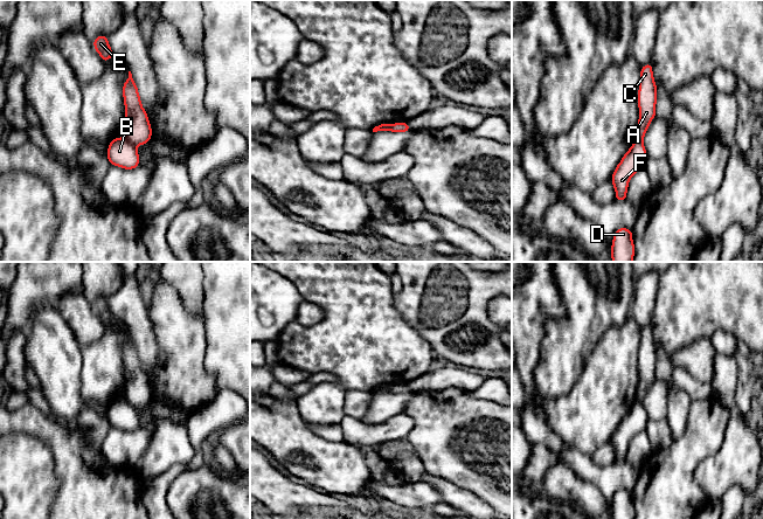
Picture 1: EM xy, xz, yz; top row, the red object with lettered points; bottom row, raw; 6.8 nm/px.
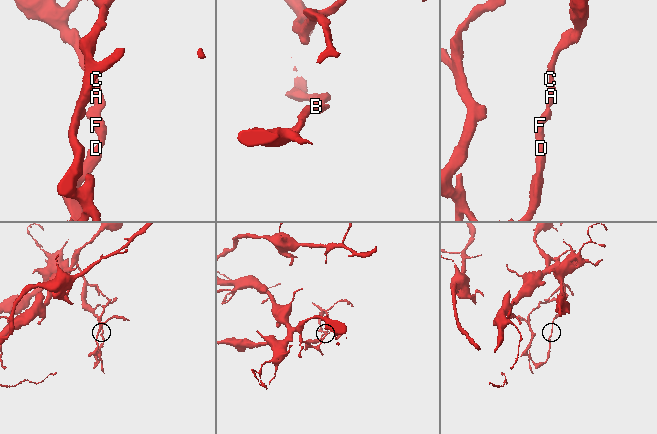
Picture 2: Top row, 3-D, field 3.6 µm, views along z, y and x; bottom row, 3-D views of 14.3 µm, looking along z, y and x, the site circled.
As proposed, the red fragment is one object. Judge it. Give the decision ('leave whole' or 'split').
split

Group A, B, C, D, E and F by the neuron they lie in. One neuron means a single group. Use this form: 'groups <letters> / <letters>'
groups A C E / B D F

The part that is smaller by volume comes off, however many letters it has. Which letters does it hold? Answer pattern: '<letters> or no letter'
B, D, F

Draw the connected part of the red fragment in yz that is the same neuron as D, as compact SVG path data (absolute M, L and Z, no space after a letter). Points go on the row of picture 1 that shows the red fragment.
M619 228L615 231L611 247L612 262L632 262L634 256L634 244L632 242L632 230Z

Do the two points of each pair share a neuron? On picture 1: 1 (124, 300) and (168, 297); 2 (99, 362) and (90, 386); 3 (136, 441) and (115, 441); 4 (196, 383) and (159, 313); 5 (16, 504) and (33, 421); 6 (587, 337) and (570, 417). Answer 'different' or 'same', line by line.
1: different
2: same
3: same
4: same
5: different
6: different

